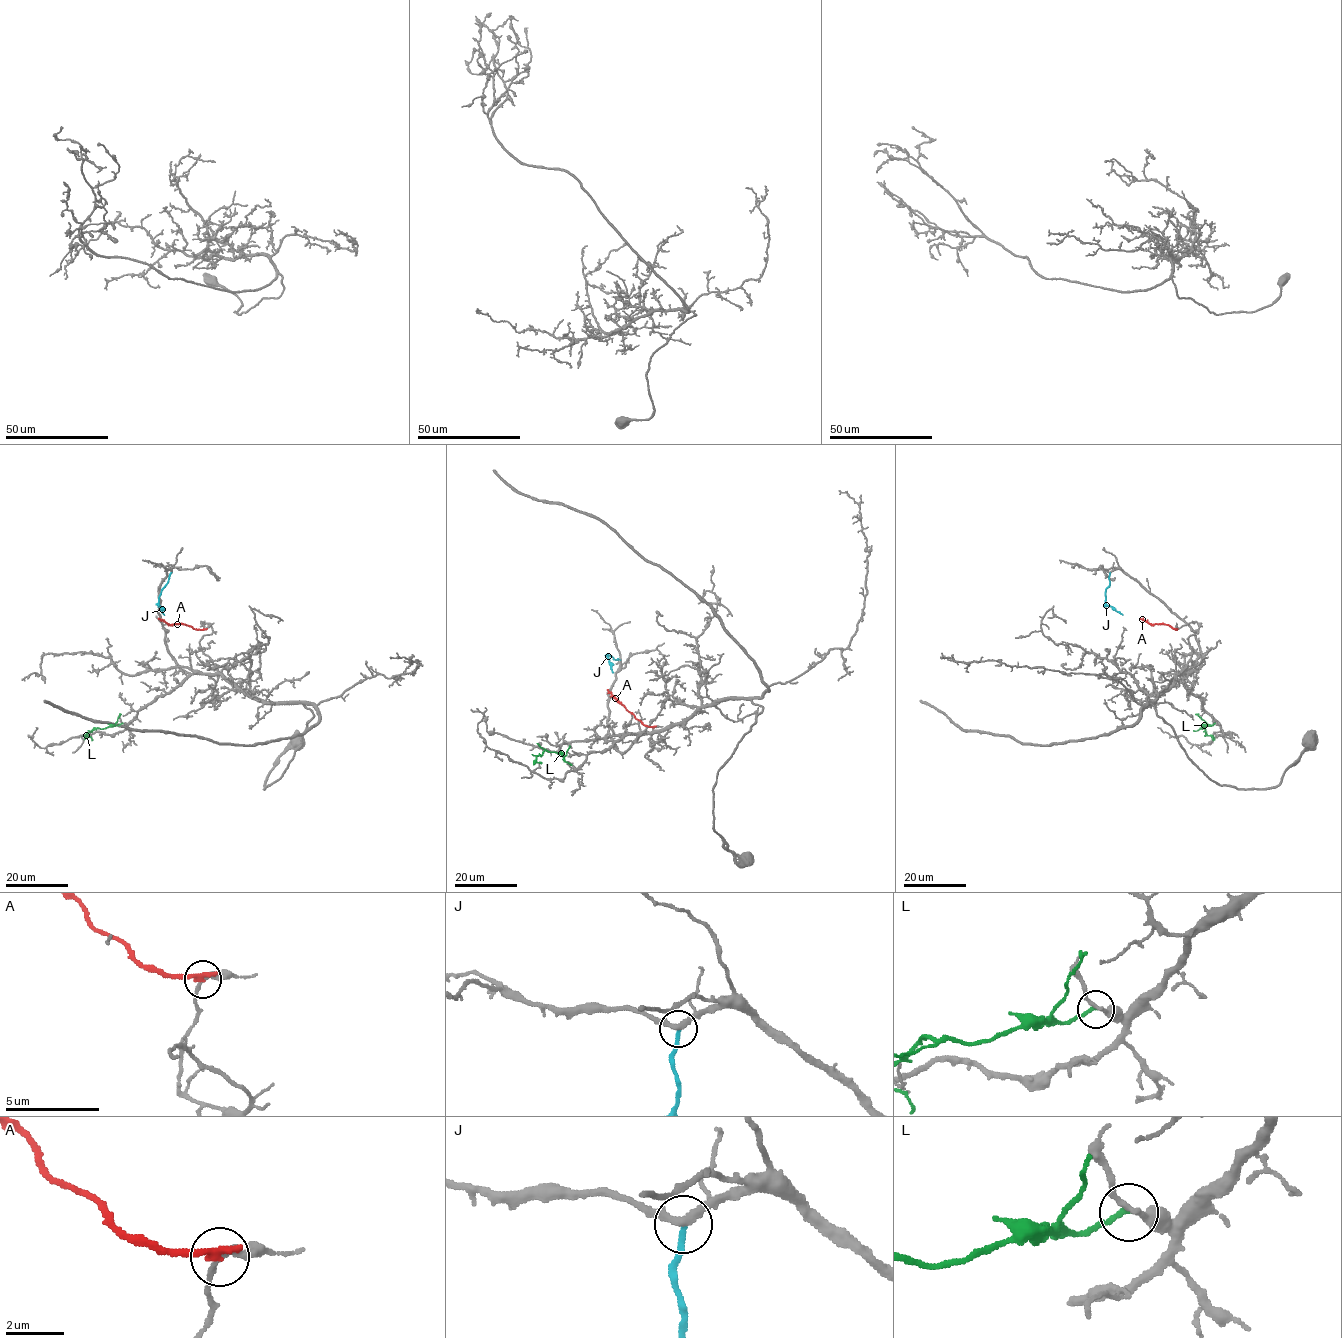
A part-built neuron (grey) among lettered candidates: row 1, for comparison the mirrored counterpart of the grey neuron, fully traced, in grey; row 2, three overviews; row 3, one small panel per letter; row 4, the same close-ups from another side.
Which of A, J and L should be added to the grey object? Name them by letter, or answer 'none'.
J

